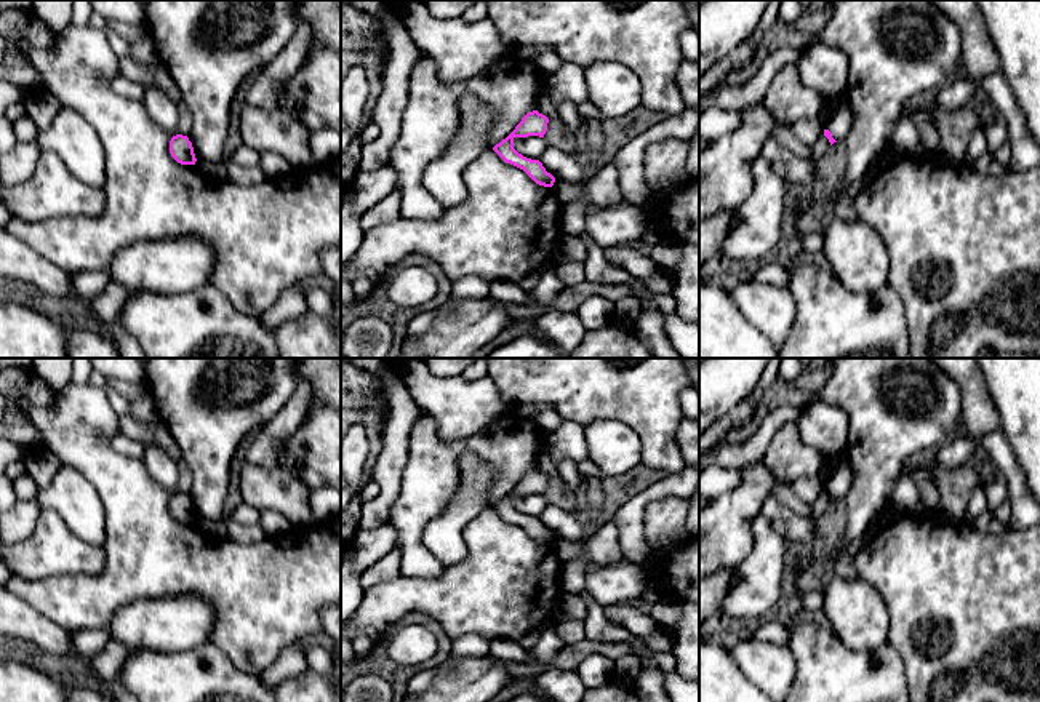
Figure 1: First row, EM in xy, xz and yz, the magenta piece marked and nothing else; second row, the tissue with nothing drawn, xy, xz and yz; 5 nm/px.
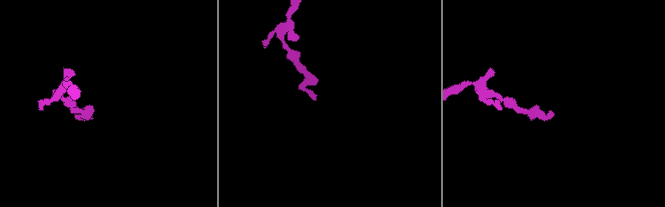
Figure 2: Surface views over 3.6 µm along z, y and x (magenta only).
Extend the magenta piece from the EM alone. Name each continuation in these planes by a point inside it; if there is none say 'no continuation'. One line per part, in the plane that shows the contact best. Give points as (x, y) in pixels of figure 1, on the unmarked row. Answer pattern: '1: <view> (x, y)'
no continuation

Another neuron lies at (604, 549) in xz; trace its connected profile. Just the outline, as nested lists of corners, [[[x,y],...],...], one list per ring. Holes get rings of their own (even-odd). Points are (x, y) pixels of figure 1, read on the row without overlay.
[[[616,520],[605,523],[594,537],[586,539],[582,556],[598,566],[610,566],[622,558]]]

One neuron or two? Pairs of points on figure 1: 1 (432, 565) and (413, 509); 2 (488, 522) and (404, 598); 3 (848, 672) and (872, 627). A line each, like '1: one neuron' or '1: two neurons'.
1: one neuron
2: one neuron
3: two neurons

